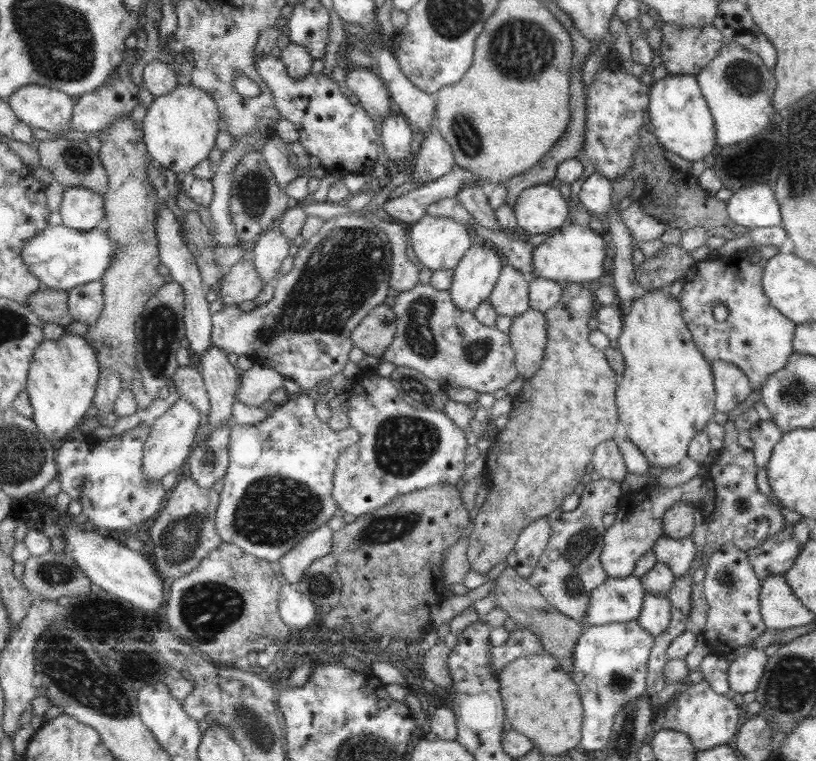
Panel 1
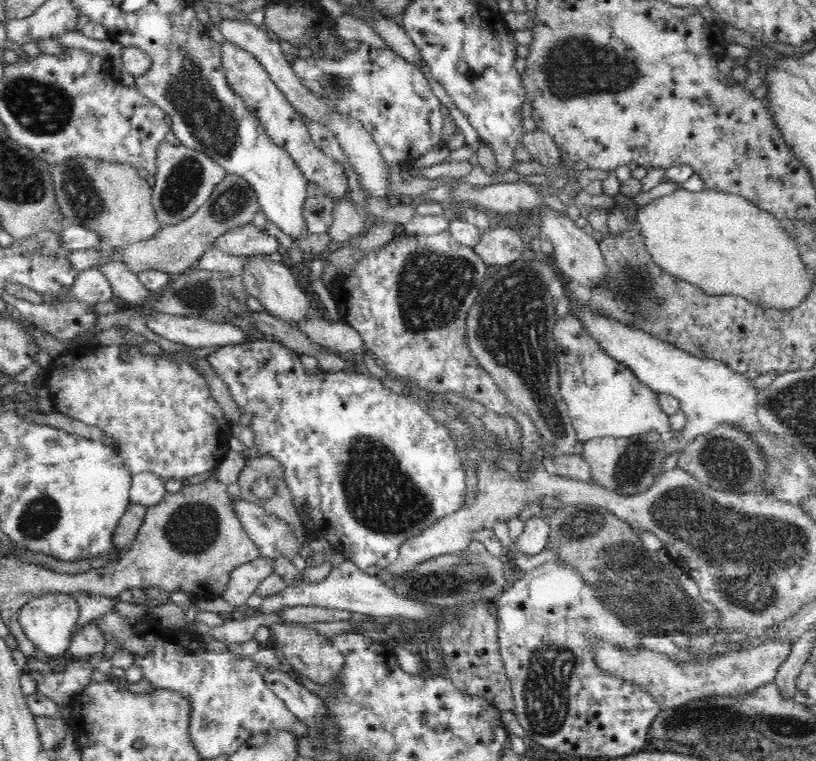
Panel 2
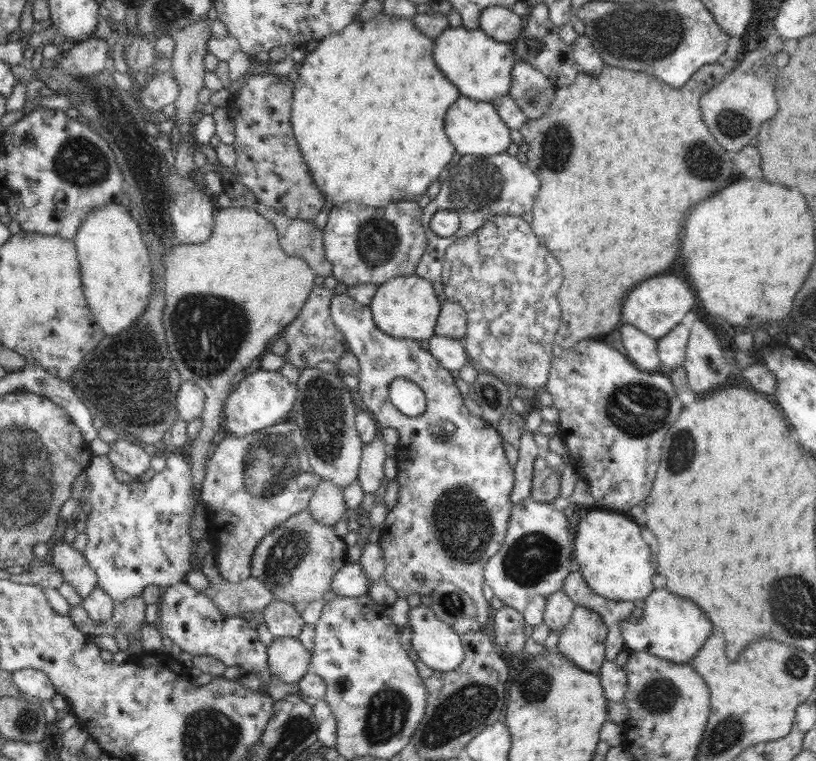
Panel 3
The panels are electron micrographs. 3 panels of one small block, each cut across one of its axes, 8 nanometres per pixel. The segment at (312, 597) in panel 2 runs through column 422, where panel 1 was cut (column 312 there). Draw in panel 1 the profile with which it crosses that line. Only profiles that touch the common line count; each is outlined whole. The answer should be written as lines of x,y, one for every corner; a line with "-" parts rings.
288,583
281,586
278,600
280,619
289,628
304,628
316,617
317,606

